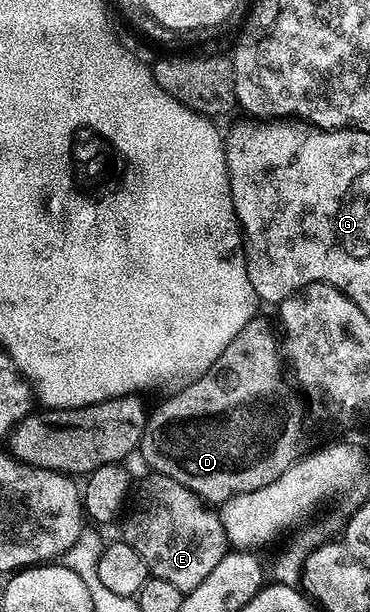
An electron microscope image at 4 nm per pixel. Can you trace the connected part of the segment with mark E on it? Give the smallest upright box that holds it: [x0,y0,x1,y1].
[122,472,229,592]

